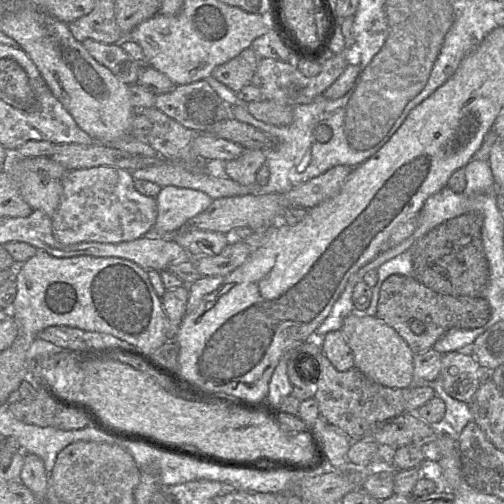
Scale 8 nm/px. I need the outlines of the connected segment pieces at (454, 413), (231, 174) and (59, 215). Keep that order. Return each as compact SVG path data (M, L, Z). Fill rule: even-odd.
M413 376L413 384L411 386L430 386L435 390L436 395L444 401L446 411L439 426L434 426L437 430L445 432L457 440L464 427L473 421L473 414L469 404L447 394L438 379L434 381L415 380Z
M244 149L237 159L223 162L223 175L240 185L250 186L255 184L257 171L265 162L264 151Z
M97 166L67 171L60 181L63 192L51 216L53 235L60 243L120 243L151 233L157 218L156 199L135 189L130 171Z

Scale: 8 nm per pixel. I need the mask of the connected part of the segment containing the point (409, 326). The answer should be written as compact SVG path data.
M390 275L383 282L376 317L392 327L414 354L431 349L451 329L470 330L484 326L491 317L491 306L482 297L442 295L414 277Z

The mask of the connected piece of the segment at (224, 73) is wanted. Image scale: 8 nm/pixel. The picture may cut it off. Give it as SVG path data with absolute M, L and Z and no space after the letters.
M251 47L246 48L230 61L215 67L211 76L233 92L239 92L246 85L252 84L259 59Z

